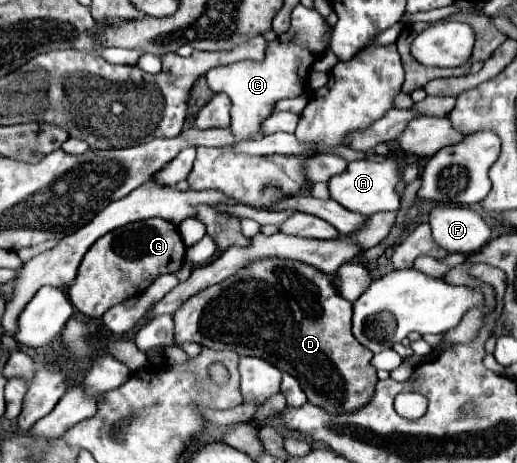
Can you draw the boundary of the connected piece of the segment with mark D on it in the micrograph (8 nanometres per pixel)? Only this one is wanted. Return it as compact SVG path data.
M254 261L254 265L246 265L246 269L240 269L234 277L228 277L184 301L174 313L174 323L174 335L180 343L194 341L210 349L218 345L218 351L228 349L238 355L252 355L270 361L300 381L310 403L324 407L330 413L350 413L360 409L370 401L378 381L376 369L370 363L374 353L360 345L352 335L352 303L330 285L328 273L318 273L318 269L302 265L300 261Z

